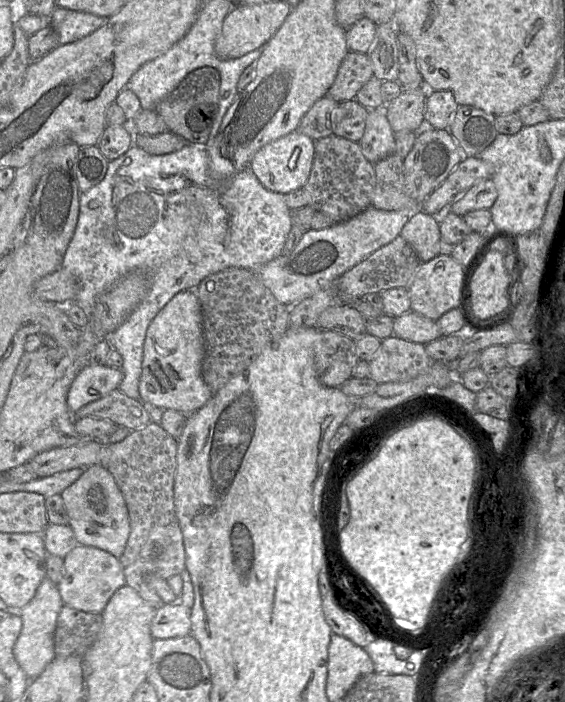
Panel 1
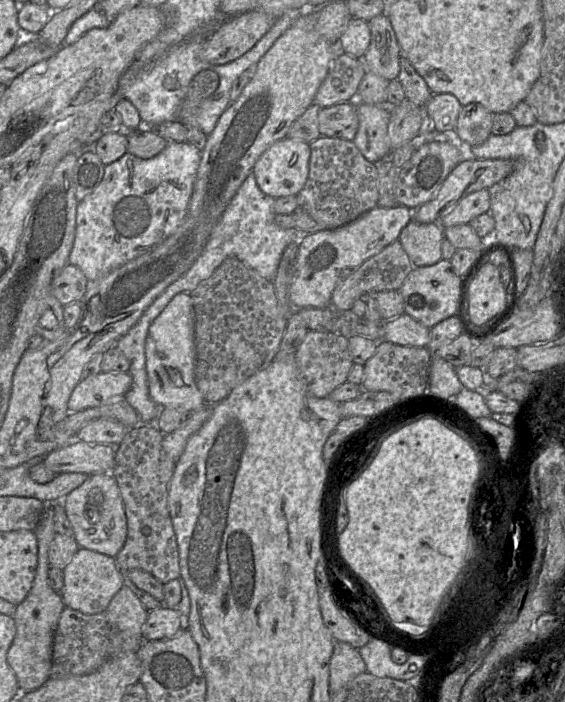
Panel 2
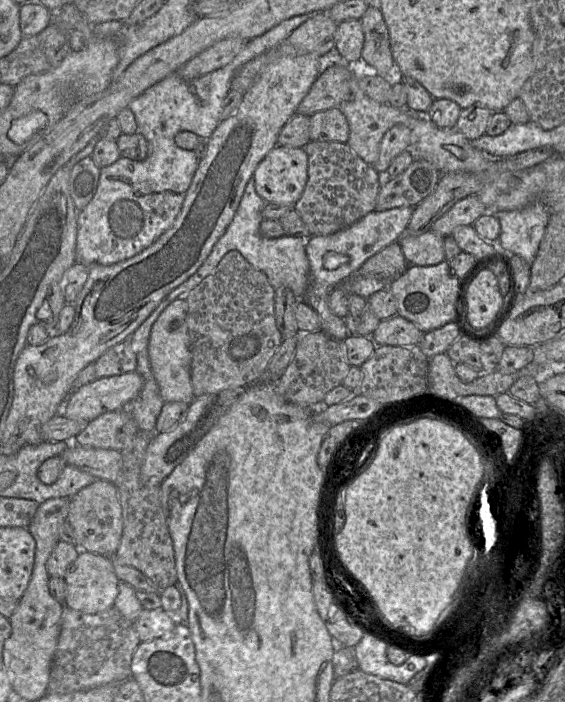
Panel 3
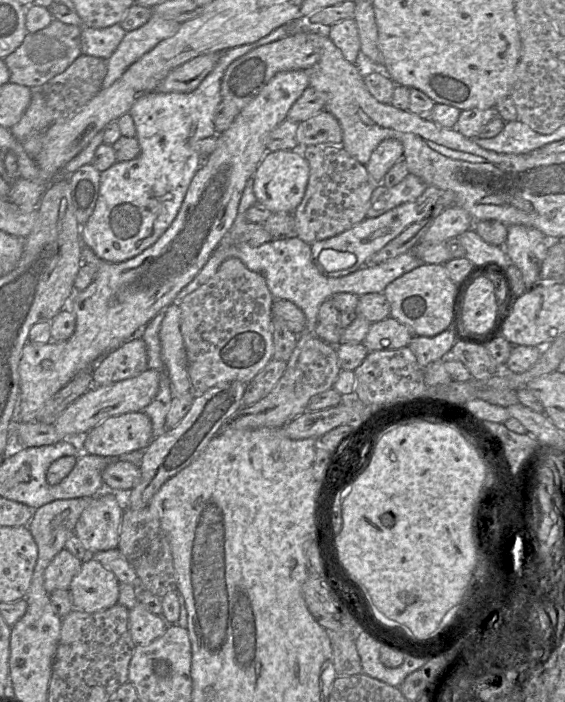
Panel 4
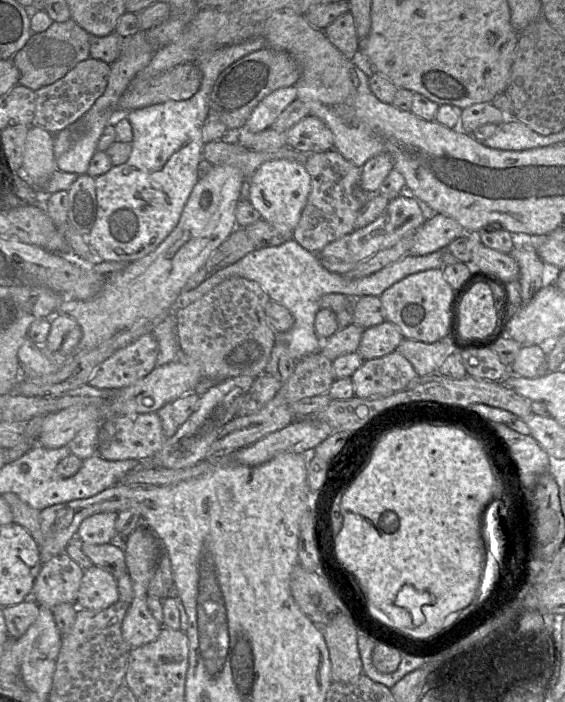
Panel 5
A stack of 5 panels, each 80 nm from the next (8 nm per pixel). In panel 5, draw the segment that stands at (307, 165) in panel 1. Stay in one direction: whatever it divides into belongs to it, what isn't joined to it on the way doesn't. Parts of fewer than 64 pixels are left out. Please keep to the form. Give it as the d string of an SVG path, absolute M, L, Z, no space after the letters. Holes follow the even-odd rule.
M277 159L264 162L251 176L249 201L260 213L261 219L278 229L294 231L311 192L311 176L303 162L289 159Z

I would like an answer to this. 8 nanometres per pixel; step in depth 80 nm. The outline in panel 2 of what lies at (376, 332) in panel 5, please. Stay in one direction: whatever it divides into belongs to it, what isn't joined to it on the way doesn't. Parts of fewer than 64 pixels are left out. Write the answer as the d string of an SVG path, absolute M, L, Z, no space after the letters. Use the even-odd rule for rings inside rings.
M404 313L389 321L383 321L383 339L388 342L410 347L427 347L430 329Z

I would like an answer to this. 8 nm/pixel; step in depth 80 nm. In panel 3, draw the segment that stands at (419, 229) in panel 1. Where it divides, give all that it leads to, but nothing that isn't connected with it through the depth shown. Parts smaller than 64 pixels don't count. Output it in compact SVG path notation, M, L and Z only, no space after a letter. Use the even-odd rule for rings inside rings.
M433 230L420 235L410 235L405 232L399 243L410 265L432 266L446 259L444 237Z

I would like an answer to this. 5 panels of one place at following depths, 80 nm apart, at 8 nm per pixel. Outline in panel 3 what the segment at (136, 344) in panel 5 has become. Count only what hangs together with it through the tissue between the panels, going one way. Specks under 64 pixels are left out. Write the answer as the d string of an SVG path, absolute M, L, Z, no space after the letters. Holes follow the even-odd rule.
M128 339L109 348L95 362L97 378L122 375L136 370L137 357Z

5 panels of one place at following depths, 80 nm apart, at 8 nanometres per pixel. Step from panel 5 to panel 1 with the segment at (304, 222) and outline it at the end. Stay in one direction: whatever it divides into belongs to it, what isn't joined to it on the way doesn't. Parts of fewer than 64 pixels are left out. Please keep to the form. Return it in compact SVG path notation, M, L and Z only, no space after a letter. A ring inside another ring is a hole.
M334 134L314 140L314 156L307 182L302 188L309 195L309 204L316 211L330 217L334 223L348 220L371 206L371 200L376 184L374 164L362 154L358 142L353 142Z

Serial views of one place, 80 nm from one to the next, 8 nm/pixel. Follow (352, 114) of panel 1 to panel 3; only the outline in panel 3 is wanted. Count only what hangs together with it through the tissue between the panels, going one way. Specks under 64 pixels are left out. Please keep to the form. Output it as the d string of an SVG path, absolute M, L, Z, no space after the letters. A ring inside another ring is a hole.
M338 107L317 112L310 117L311 141L347 143L349 133L347 118Z

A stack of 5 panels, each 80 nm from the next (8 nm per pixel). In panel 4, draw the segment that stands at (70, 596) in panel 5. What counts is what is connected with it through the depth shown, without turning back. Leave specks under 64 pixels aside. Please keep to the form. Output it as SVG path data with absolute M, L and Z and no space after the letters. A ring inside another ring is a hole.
M66 548L57 553L44 571L44 588L48 594L56 589L68 590L73 577L80 571L82 561Z

